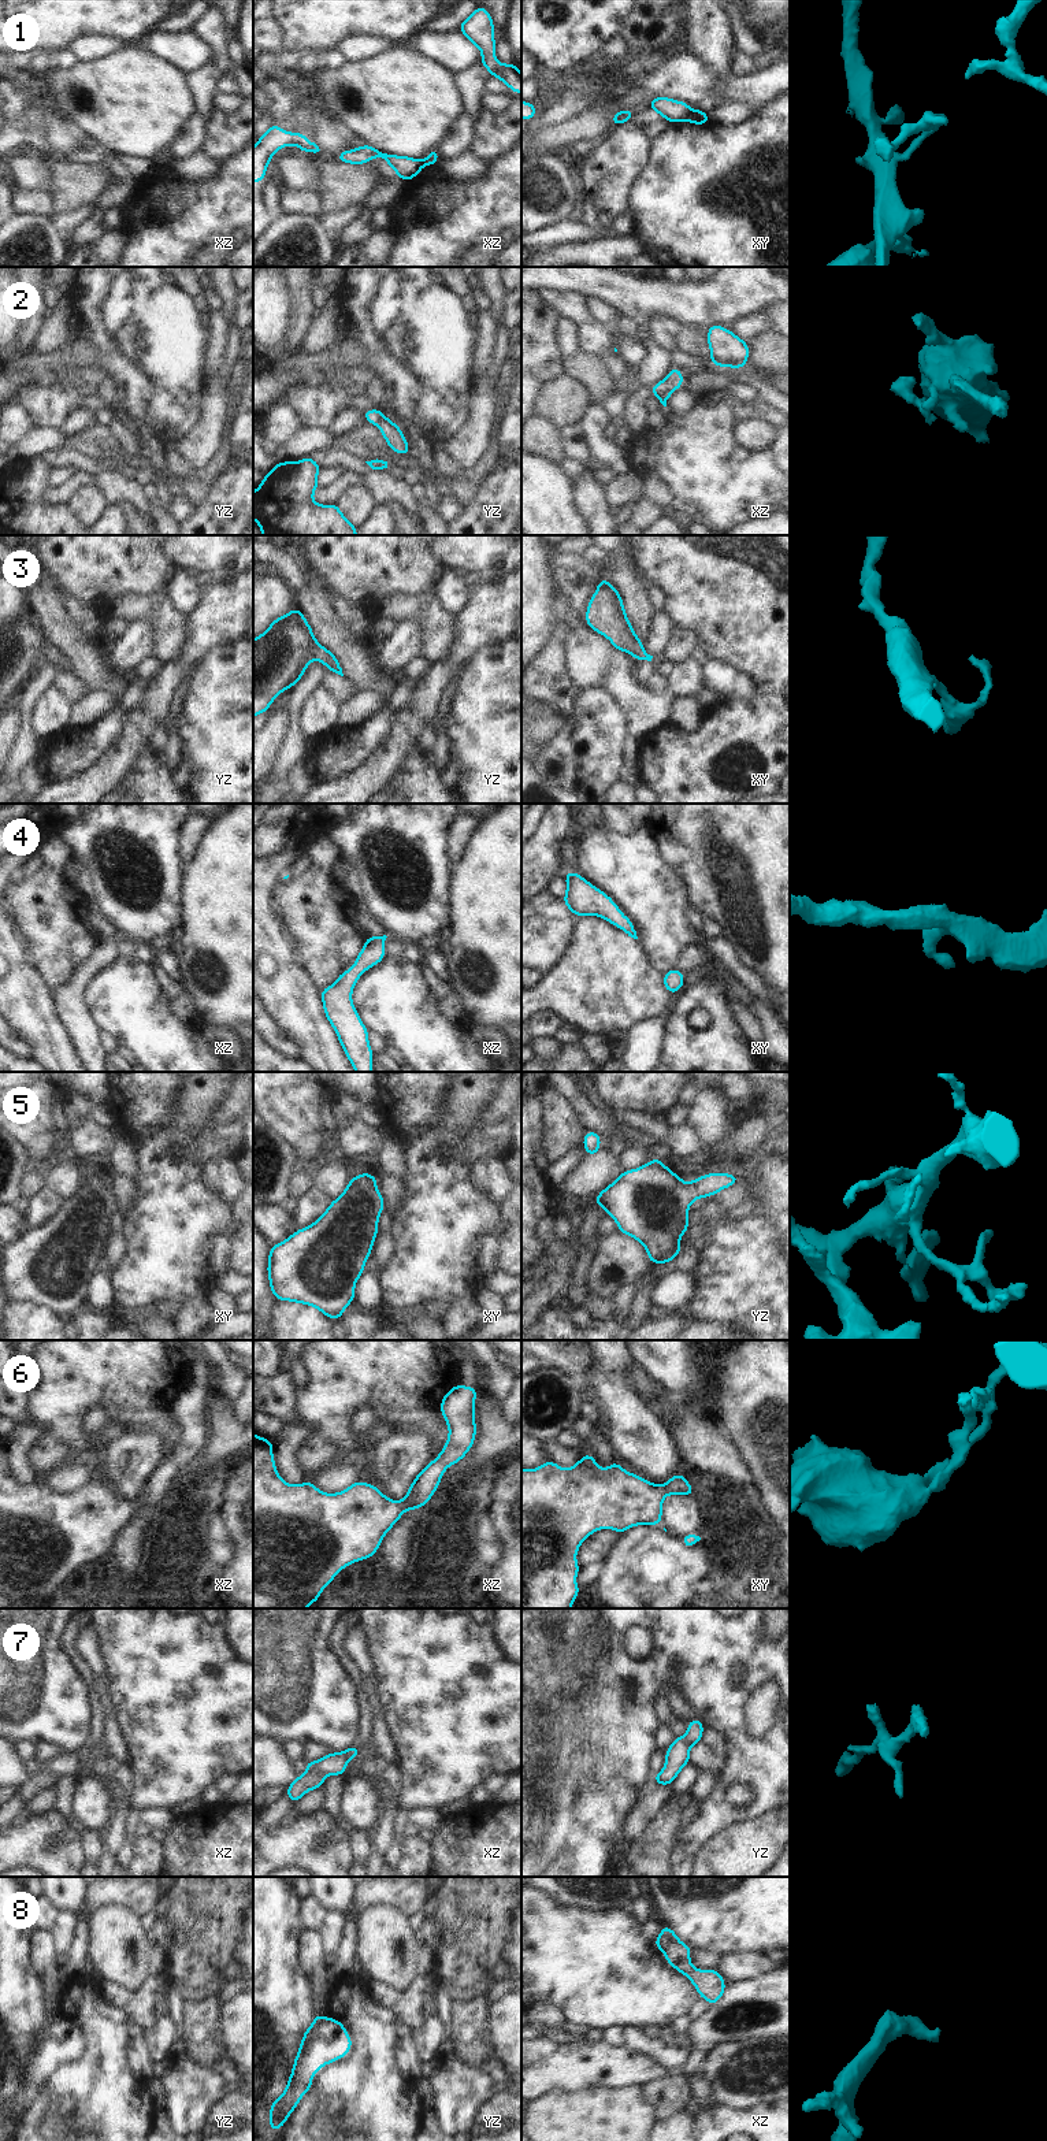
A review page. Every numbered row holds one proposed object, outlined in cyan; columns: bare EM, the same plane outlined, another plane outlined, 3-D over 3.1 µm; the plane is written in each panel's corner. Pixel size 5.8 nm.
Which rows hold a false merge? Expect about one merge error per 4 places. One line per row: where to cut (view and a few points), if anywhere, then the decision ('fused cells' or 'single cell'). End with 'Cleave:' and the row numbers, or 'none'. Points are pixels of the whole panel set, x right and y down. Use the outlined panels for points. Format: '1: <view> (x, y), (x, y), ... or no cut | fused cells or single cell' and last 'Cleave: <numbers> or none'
1: xy (691, 110), (684, 119) | fused cells
2: yz (383, 415), (377, 425) | fused cells
3: no cut | single cell
4: no cut | single cell
5: no cut | single cell
6: no cut | single cell
7: xz (308, 1770), (315, 1770), (323, 1778) | fused cells
8: no cut | single cell
Cleave: 1, 2, 7

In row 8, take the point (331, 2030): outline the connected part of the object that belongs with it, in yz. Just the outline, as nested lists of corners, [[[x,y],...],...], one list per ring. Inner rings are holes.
[[[318,2014],[305,2030],[285,2092],[270,2108],[270,2129],[279,2130],[301,2097],[312,2088],[312,2075],[326,2063],[345,2057],[352,2049],[352,2037],[339,2021]]]

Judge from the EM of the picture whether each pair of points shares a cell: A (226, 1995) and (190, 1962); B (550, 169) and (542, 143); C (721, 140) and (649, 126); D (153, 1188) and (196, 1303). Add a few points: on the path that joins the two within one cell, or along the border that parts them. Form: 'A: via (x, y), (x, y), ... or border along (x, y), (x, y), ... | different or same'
A: border along (229, 1982), (214, 1996) | different
B: border along (550, 151), (535, 152) | different
C: border along (668, 122), (652, 140) | different
D: border along (200, 1294), (190, 1295), (178, 1308), (173, 1318) | different

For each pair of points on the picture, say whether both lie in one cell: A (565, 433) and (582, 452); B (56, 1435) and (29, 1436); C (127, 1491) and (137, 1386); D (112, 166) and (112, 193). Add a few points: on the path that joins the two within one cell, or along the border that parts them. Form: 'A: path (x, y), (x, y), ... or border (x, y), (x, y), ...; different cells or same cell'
A: path (570, 437), (578, 448); same cell
B: border (28, 1424), (37, 1435), (28, 1451), (32, 1468); different cells
C: border (108, 1438), (129, 1431), (151, 1431), (163, 1443); different cells
D: path (118, 173), (118, 186); same cell

